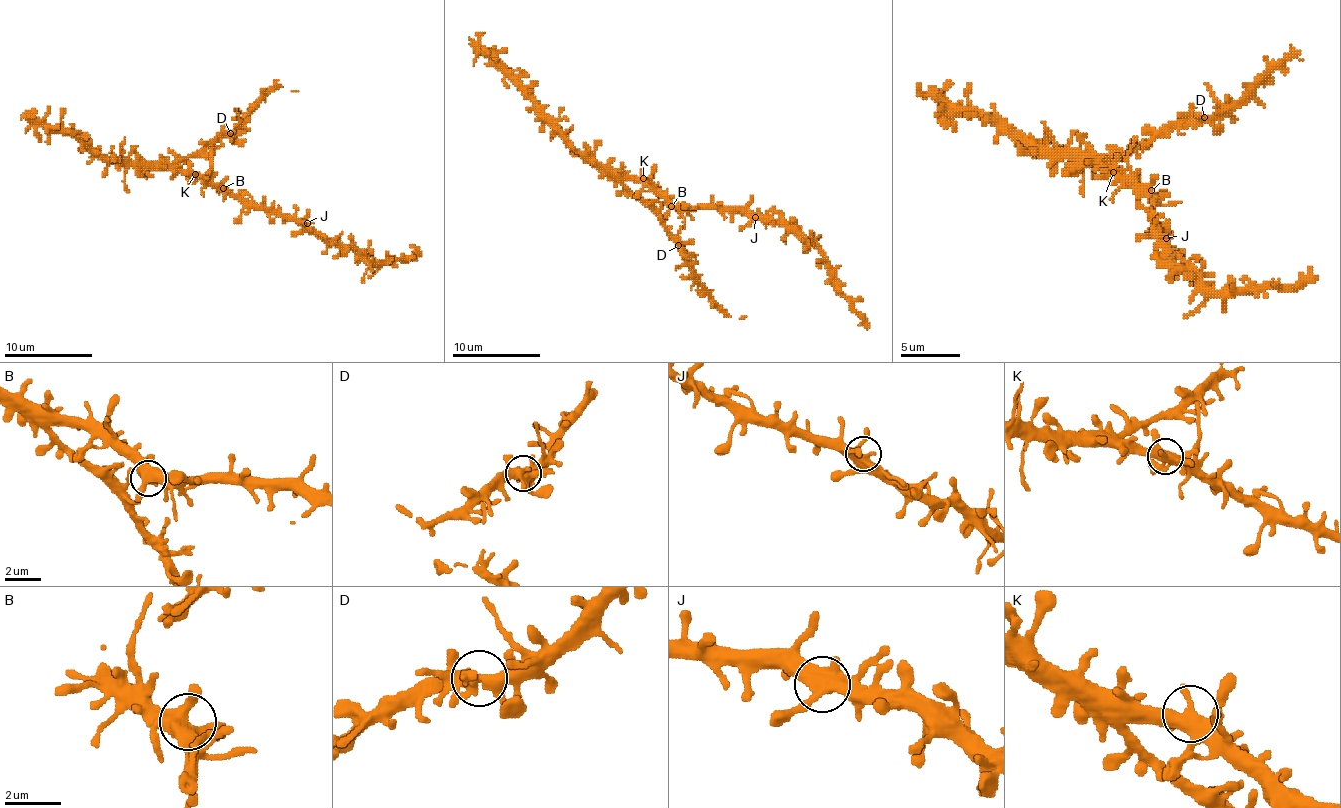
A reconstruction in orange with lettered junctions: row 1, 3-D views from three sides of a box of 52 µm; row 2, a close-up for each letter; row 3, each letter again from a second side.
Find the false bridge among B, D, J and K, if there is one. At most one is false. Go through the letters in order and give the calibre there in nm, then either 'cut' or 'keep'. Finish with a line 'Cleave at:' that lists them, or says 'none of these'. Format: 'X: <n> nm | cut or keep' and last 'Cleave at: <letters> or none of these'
B: 500 nm | keep
D: 440 nm | keep
J: 480 nm | keep
K: 440 nm | keep
Cleave at: none of these

